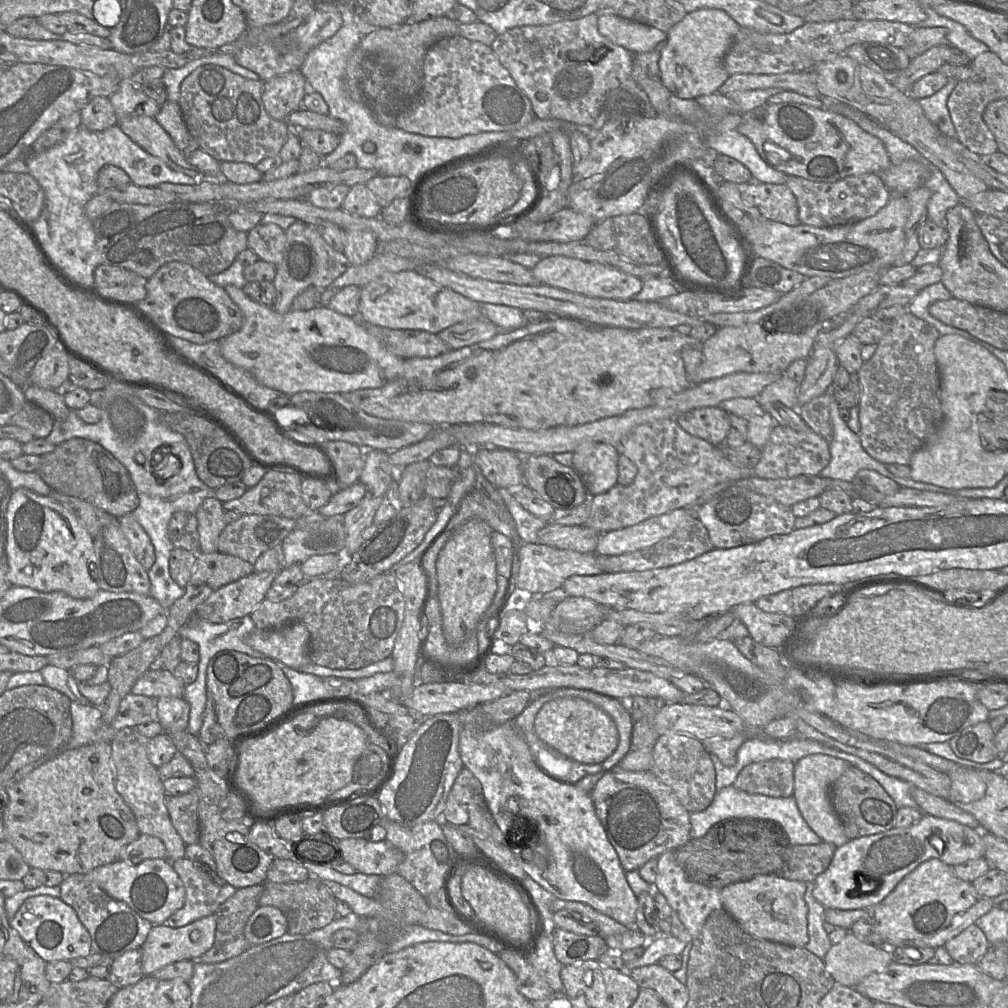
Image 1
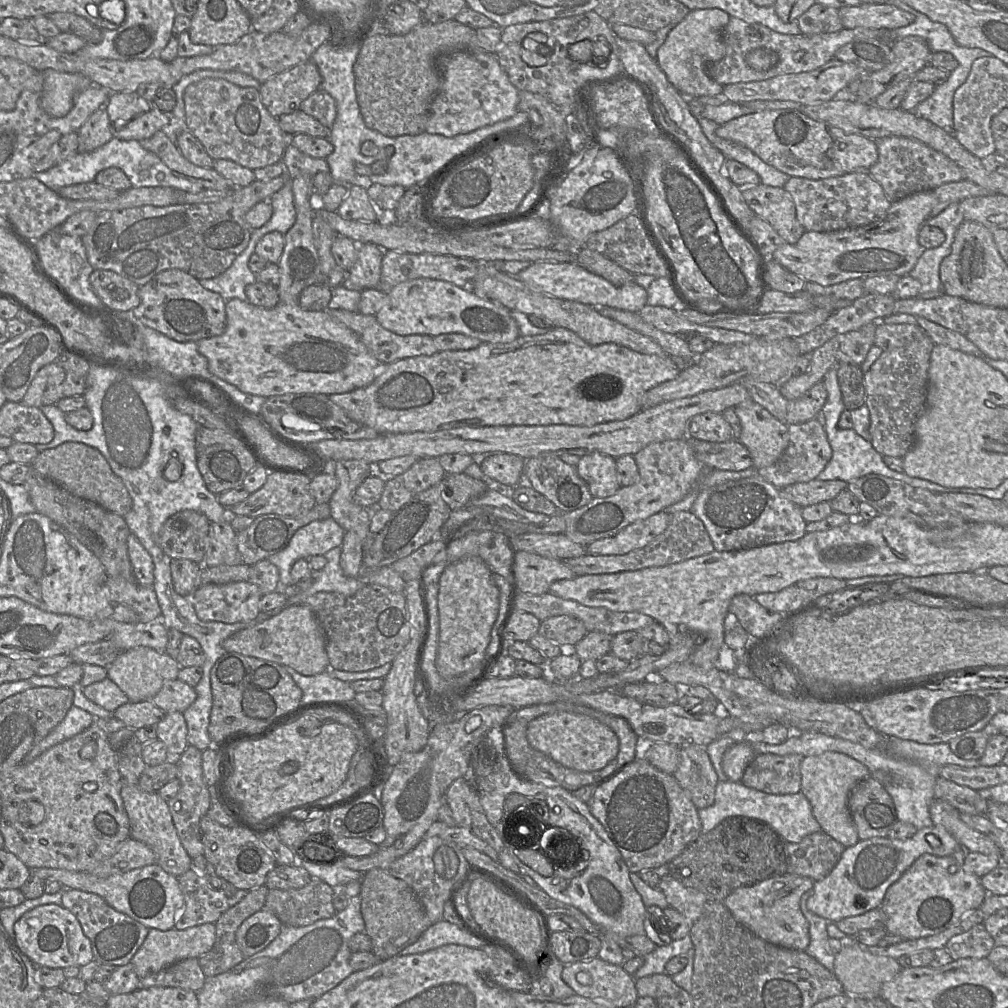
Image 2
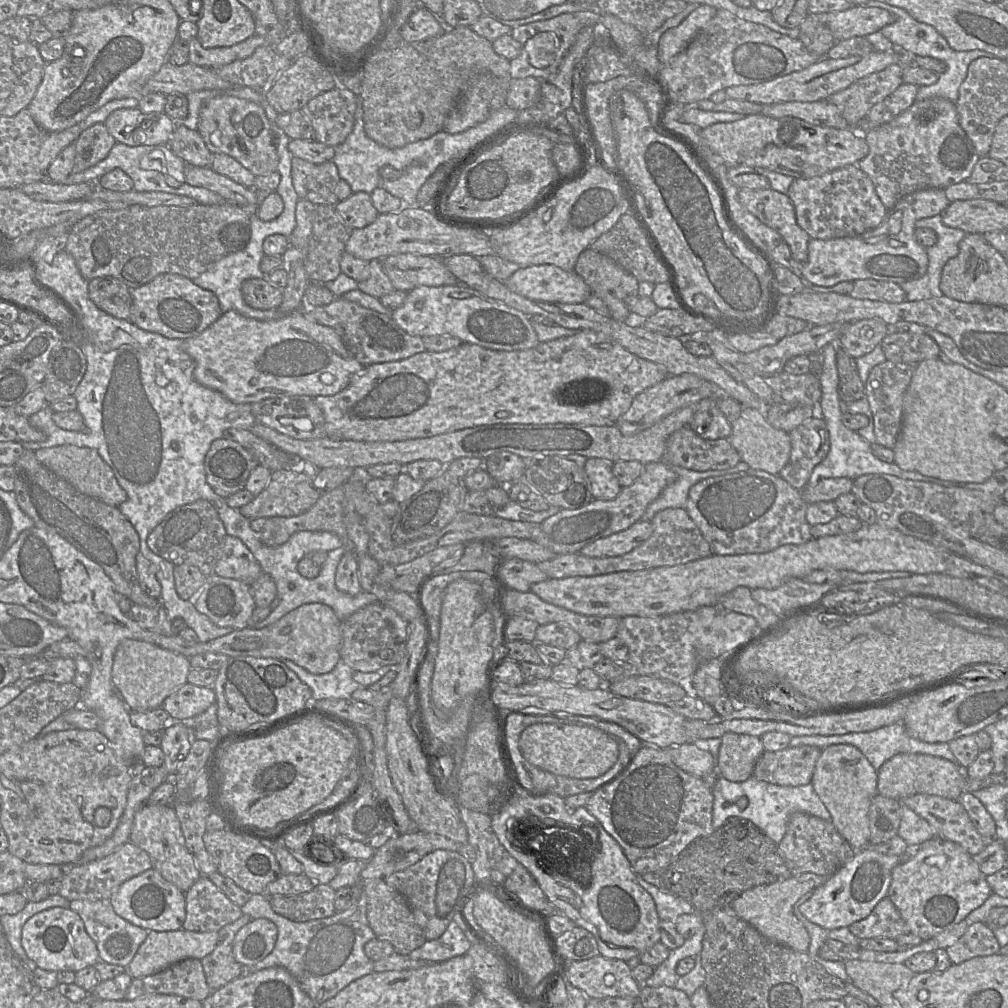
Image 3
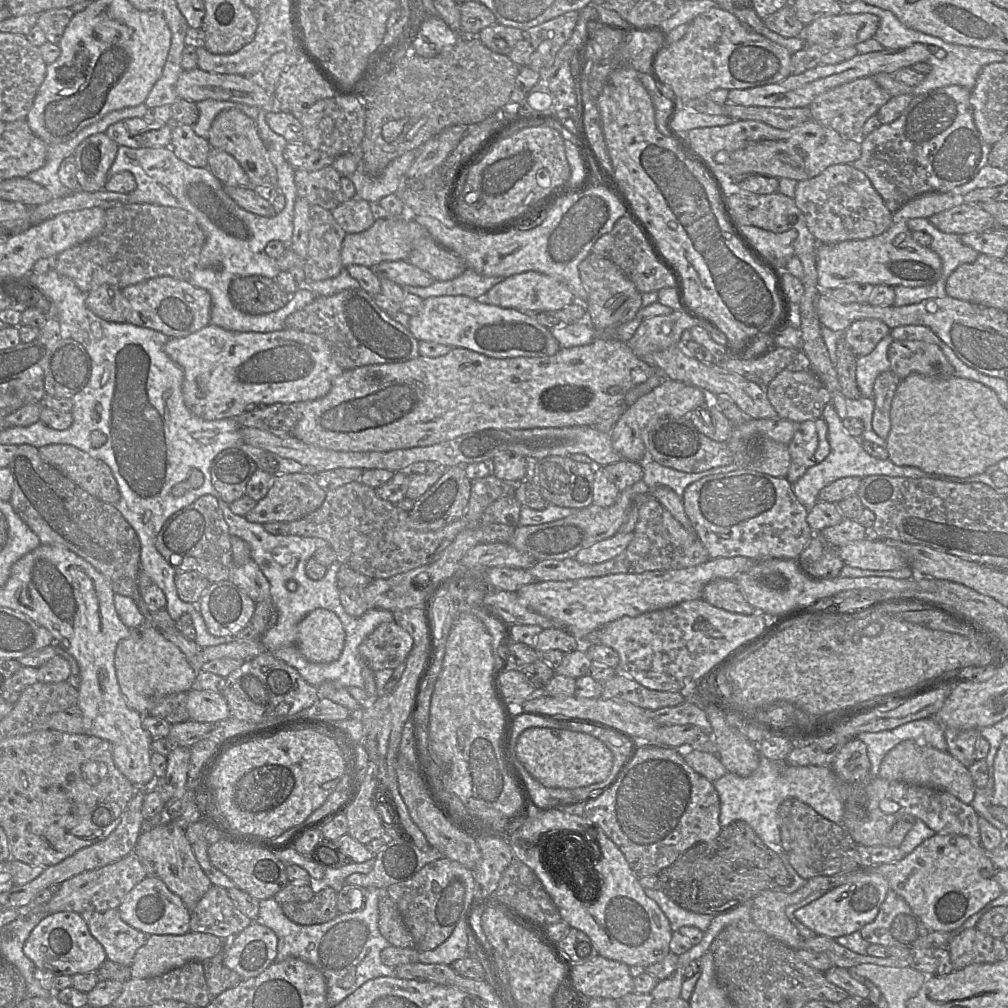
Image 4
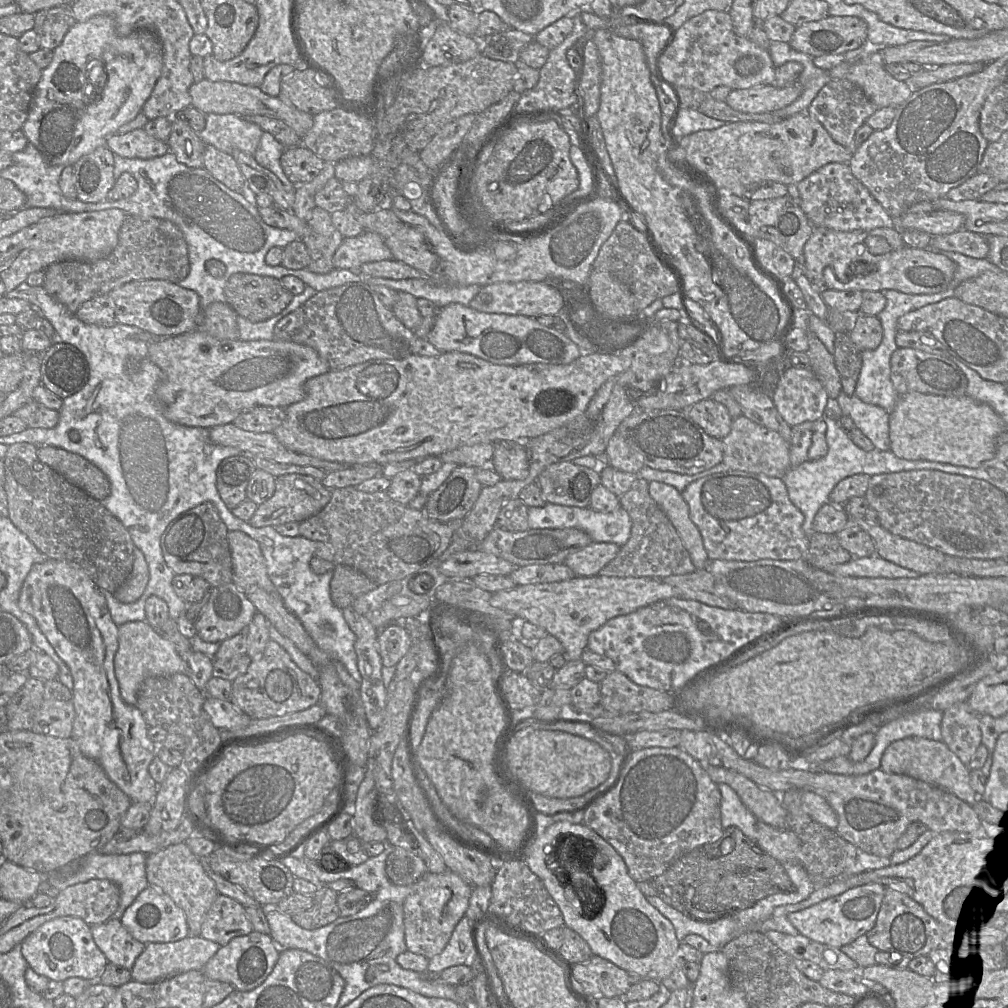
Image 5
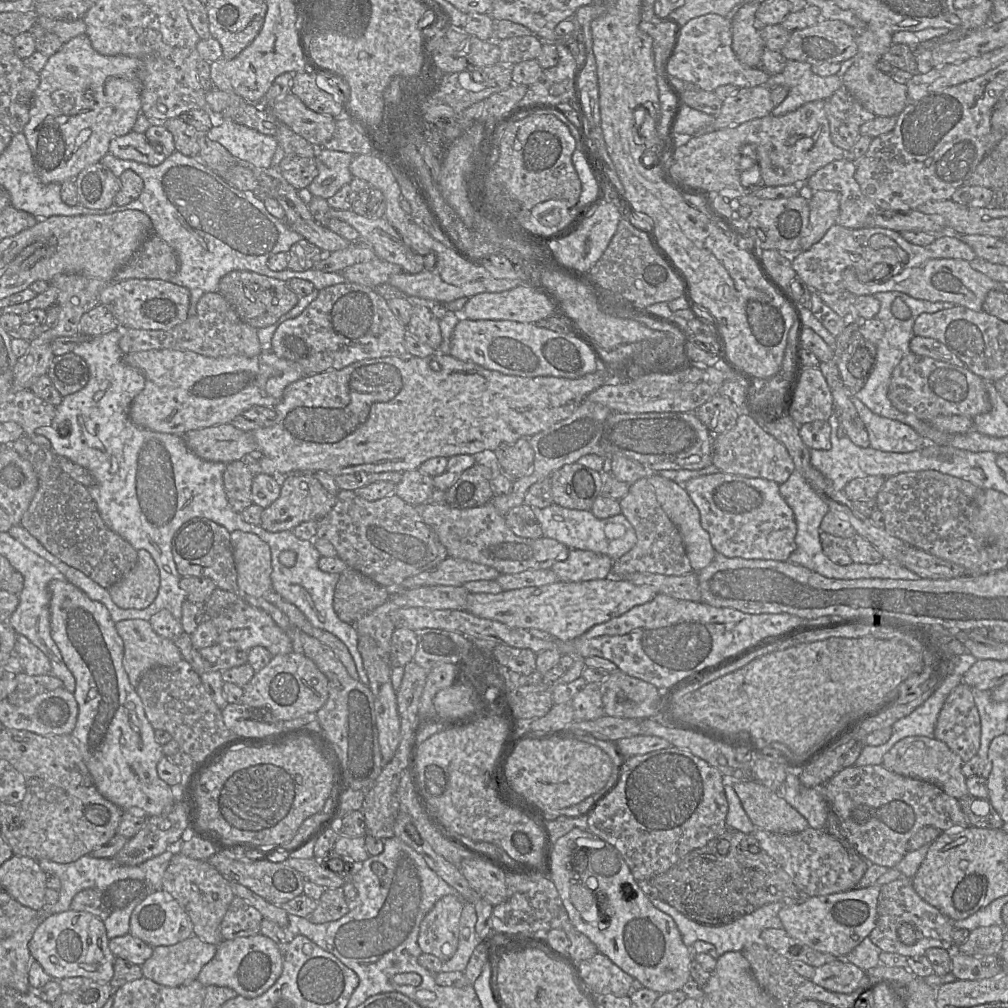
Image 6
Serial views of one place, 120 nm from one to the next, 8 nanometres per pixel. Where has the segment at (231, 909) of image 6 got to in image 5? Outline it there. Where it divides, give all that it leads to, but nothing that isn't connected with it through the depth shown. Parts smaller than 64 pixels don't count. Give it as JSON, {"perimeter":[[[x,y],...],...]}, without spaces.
{"perimeter":[[[219,894],[204,918],[200,935],[223,946],[233,938],[247,935],[252,931],[254,931],[254,927],[246,912],[246,908],[237,900]]]}

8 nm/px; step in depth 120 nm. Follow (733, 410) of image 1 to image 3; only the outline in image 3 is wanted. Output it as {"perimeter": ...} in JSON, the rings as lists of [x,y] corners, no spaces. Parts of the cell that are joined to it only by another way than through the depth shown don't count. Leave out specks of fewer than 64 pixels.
{"perimeter":[[[743,407],[739,418],[732,425],[732,432],[728,439],[750,469],[778,475],[790,458],[789,433],[770,425],[763,409]]]}

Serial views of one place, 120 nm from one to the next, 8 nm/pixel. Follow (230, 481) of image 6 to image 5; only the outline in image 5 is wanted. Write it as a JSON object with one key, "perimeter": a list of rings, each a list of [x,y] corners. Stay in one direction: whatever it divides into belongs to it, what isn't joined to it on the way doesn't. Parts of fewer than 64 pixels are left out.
{"perimeter":[[[246,454],[224,459],[216,471],[216,485],[225,505],[234,509],[247,500],[246,490],[257,467]]]}

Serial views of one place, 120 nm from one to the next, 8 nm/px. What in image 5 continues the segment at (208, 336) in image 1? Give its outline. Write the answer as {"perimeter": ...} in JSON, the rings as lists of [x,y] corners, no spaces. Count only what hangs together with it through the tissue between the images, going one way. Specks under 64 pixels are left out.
{"perimeter":[[[162,279],[125,283],[108,293],[115,303],[117,323],[131,325],[159,337],[177,336],[196,328],[200,314],[197,292]]]}

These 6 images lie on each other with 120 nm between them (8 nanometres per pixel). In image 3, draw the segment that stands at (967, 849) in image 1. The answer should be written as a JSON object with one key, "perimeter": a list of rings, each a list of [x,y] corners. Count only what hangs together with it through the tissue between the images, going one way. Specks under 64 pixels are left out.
{"perimeter":[[[918,846],[907,847],[902,855],[885,855],[870,849],[857,850],[851,860],[812,891],[810,899],[799,907],[800,912],[809,921],[826,930],[849,927],[852,923],[866,918],[876,904],[887,896],[892,870],[913,857],[917,851]]]}

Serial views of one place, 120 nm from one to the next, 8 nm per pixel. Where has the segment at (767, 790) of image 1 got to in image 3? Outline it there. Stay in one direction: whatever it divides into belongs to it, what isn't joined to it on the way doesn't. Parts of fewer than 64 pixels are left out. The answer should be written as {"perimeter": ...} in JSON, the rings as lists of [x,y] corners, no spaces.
{"perimeter":[[[809,745],[764,751],[755,764],[753,776],[780,786],[806,785],[812,780],[821,751]]]}

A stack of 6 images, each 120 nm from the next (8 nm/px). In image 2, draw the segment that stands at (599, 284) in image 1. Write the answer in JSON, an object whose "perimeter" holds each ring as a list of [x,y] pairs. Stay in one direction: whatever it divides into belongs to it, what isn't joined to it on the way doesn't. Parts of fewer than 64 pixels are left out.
{"perimeter":[[[534,262],[519,272],[516,277],[533,290],[594,307],[609,306],[638,313],[647,305],[647,291],[635,281],[617,287],[601,276],[584,269],[576,262]]]}

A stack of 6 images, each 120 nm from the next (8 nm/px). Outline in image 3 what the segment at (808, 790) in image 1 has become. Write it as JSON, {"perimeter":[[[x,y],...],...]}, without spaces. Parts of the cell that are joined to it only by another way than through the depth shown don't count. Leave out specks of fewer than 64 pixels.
{"perimeter":[[[835,744],[821,751],[817,760],[811,783],[814,790],[831,814],[831,821],[840,835],[855,849],[863,849],[870,836],[868,810],[872,798],[878,794],[877,771],[862,752],[853,745]]]}

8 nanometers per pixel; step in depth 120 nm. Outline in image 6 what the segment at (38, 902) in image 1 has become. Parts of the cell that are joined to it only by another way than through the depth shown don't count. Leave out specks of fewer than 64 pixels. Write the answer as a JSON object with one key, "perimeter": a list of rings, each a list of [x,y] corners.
{"perimeter":[[[68,910],[43,918],[29,943],[29,950],[33,961],[37,961],[52,979],[84,977],[97,983],[109,983],[114,974],[113,965],[116,957],[108,944],[104,921],[89,912]]]}

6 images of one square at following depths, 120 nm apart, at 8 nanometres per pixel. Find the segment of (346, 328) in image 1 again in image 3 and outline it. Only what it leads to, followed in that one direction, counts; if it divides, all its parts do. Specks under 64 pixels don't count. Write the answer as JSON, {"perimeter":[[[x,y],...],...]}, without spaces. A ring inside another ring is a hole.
{"perimeter":[[[289,246],[282,258],[282,268],[288,277],[287,284],[282,290],[283,300],[278,308],[283,314],[281,317],[260,321],[244,317],[235,310],[229,310],[199,335],[183,339],[182,349],[195,361],[195,380],[237,404],[253,404],[283,396],[332,396],[345,389],[353,377],[365,368],[349,352],[333,328],[310,320],[303,311],[304,292],[310,282],[305,270],[305,253]],[[325,373],[334,376],[333,383],[327,385],[321,381],[321,376]]]}

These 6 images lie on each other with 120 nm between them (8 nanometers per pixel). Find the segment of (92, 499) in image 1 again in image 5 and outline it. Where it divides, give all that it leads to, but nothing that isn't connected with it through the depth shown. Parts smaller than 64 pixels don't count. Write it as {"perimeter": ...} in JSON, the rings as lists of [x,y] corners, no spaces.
{"perimeter":[[[37,446],[38,458],[93,498],[102,501],[110,494],[104,472],[84,457],[54,446]]]}

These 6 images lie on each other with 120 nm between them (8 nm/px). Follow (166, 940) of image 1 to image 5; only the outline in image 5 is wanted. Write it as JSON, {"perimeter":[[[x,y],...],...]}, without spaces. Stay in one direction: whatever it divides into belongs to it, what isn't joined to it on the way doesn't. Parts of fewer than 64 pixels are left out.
{"perimeter":[[[201,935],[187,937],[167,943],[146,944],[144,951],[136,959],[132,969],[132,980],[142,983],[154,983],[176,974],[190,970],[203,971],[207,962],[217,953],[220,944],[203,938]]]}

